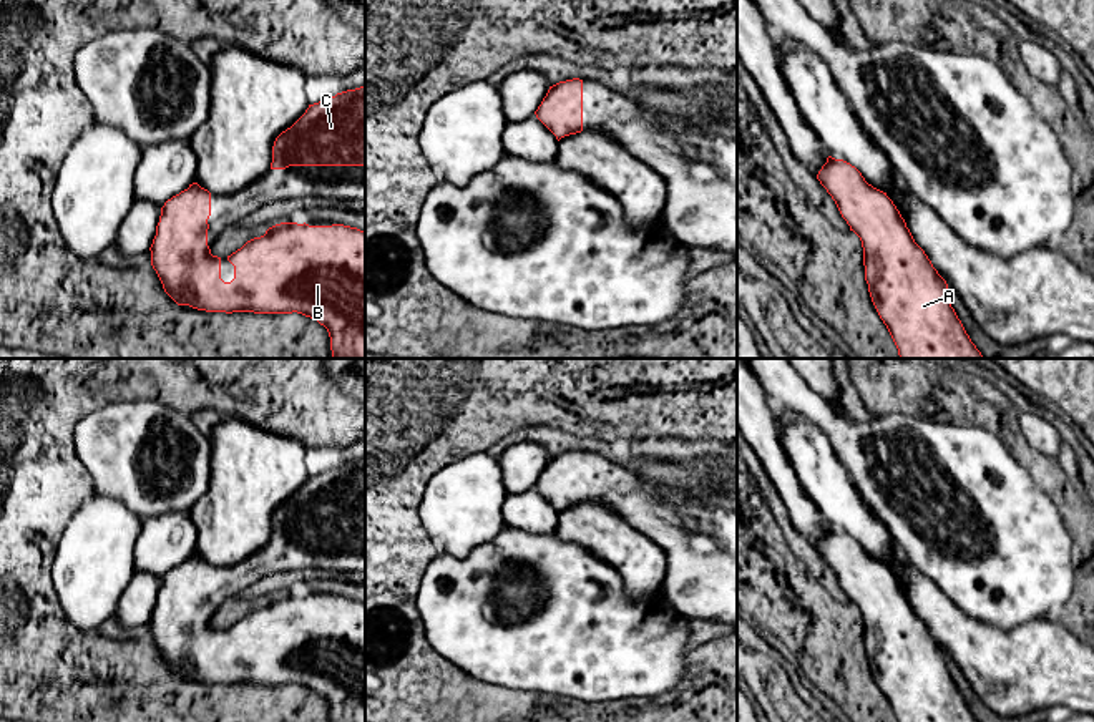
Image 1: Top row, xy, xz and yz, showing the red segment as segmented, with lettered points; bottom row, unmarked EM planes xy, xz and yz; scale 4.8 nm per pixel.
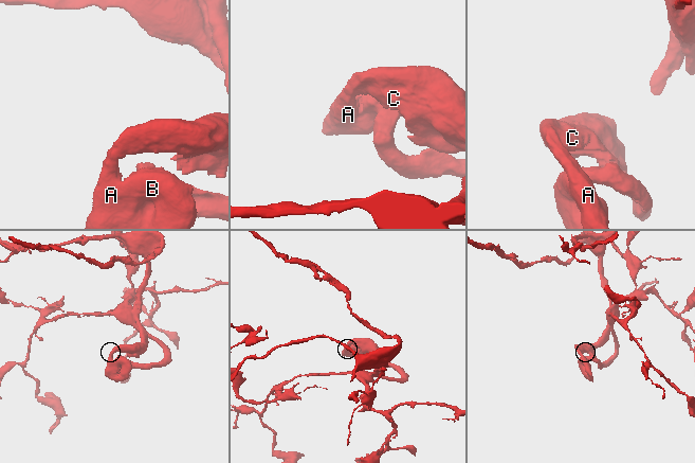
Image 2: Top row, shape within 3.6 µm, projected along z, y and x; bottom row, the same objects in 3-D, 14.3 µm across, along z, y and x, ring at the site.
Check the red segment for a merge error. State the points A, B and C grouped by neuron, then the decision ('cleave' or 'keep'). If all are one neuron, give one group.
A B C; keep

